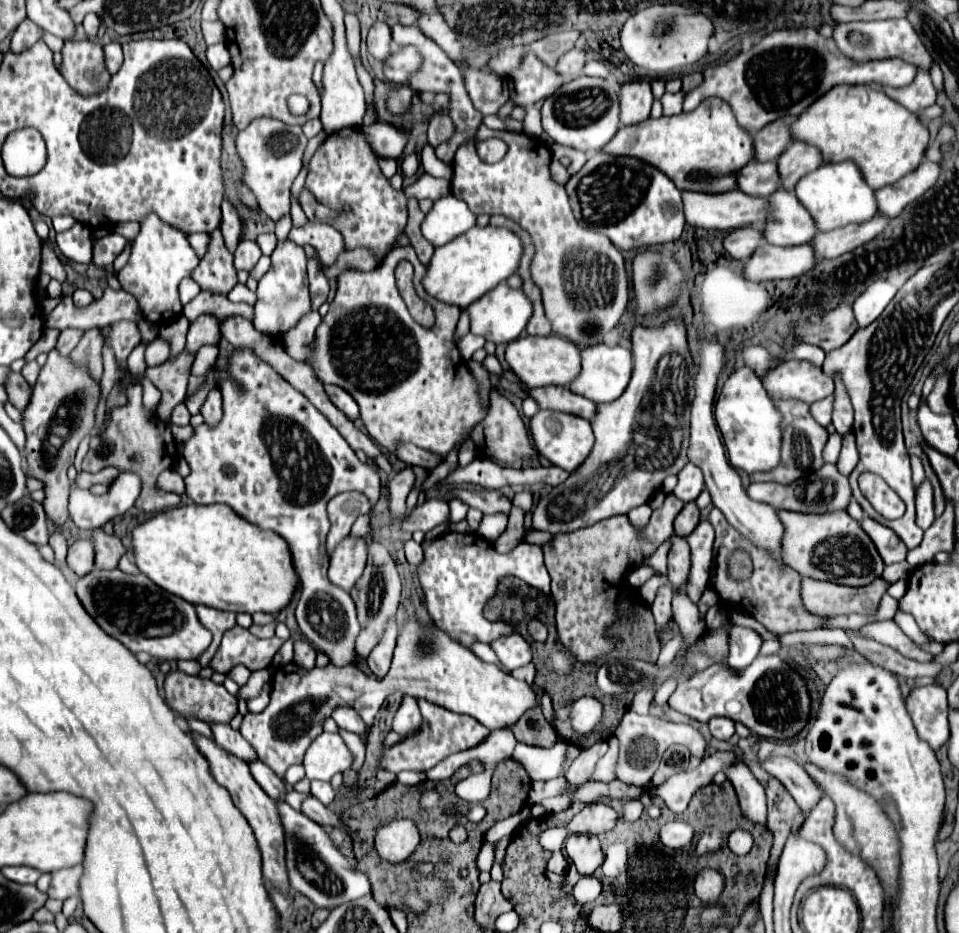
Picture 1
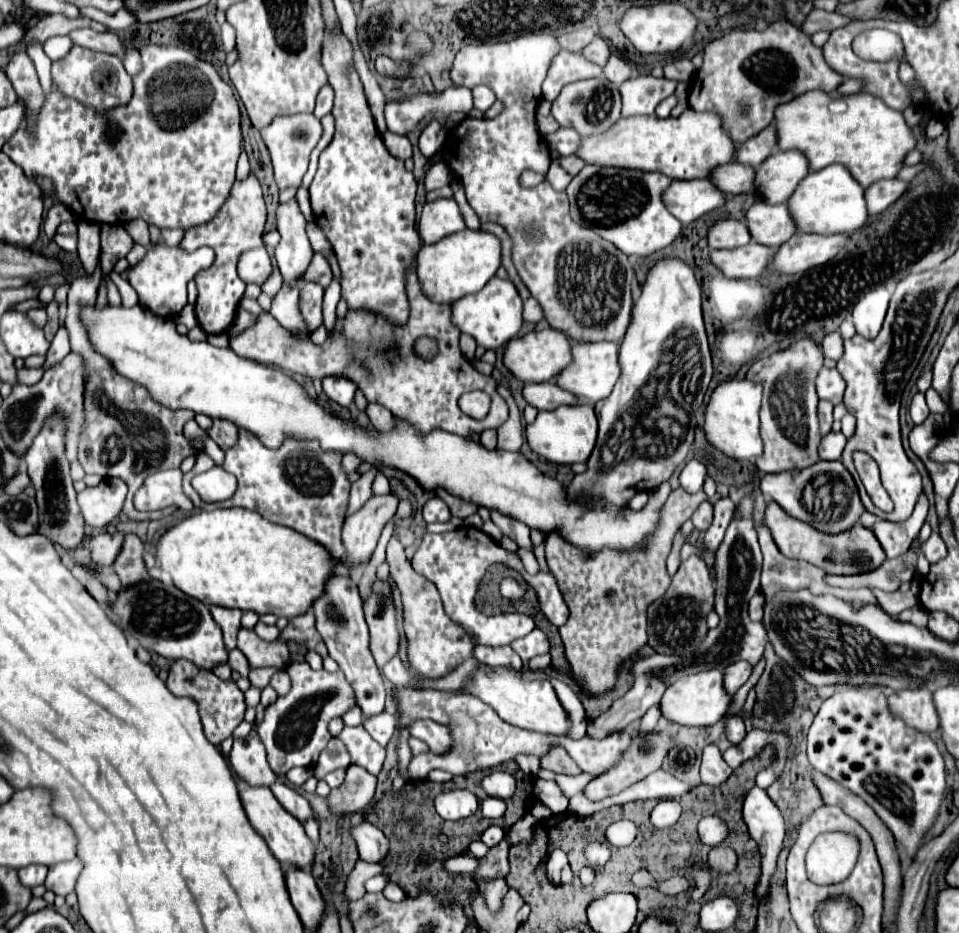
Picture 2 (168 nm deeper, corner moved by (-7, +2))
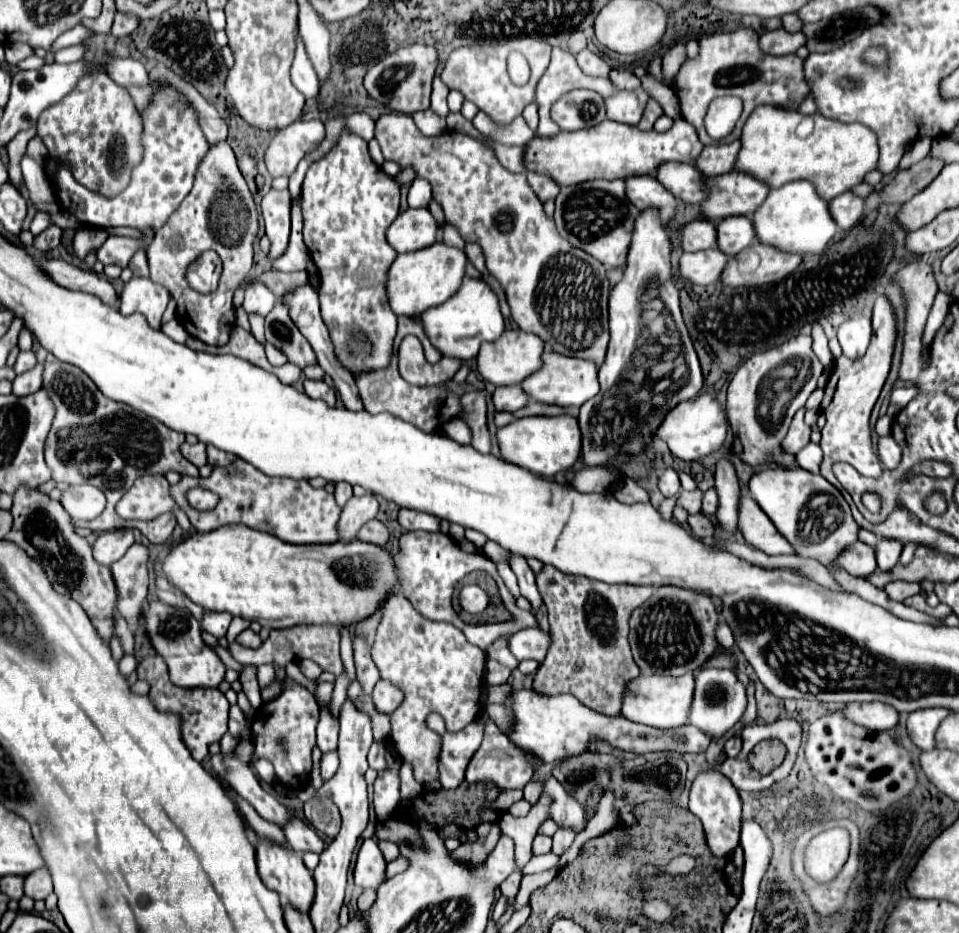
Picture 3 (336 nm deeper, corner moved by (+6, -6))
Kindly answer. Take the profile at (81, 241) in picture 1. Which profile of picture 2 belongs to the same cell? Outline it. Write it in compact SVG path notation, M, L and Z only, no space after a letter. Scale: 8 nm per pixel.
M54 235L54 243L64 251L76 251L76 235Z

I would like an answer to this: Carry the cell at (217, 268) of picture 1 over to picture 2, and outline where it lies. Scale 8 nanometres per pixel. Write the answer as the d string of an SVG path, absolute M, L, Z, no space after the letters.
M248 173L246 179L234 181L230 189L230 197L222 203L222 209L218 209L218 217L214 221L208 221L206 225L196 225L184 231L182 241L178 247L187 252L192 252L200 247L210 247L216 253L214 263L200 271L196 275L196 287L198 287L198 301L196 301L196 317L200 327L210 335L210 333L222 333L226 331L236 315L238 303L244 295L246 283L238 277L236 265L238 257L246 249L262 247L262 233L264 233L264 223L266 223L266 203L264 195L260 189L258 179L254 173Z

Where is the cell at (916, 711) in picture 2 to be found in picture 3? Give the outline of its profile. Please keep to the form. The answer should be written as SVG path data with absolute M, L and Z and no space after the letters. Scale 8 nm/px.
M847 703L843 707L843 713L847 713L847 717L857 723L857 725L865 725L867 729L873 731L885 731L885 729L893 729L899 723L899 711L887 703Z

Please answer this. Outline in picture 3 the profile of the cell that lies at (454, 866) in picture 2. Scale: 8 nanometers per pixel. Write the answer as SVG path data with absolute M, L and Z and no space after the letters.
M397 857L395 861L391 861L391 863L387 865L387 879L403 873L407 867L409 867L409 861L407 861L405 857Z

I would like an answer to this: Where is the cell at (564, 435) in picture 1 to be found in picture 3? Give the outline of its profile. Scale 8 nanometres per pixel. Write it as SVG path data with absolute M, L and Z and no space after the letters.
M563 413L559 417L523 417L497 431L501 457L509 463L521 465L535 475L551 477L559 471L567 471L579 459L581 453L581 431L577 417Z

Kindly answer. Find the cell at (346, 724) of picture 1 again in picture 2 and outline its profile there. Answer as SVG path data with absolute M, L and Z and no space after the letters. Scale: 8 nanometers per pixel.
M384 711L384 713L376 715L376 717L366 719L362 725L364 725L364 729L372 735L372 739L374 739L378 745L386 747L386 745L390 743L390 739L392 739L394 731L396 731L396 715Z

